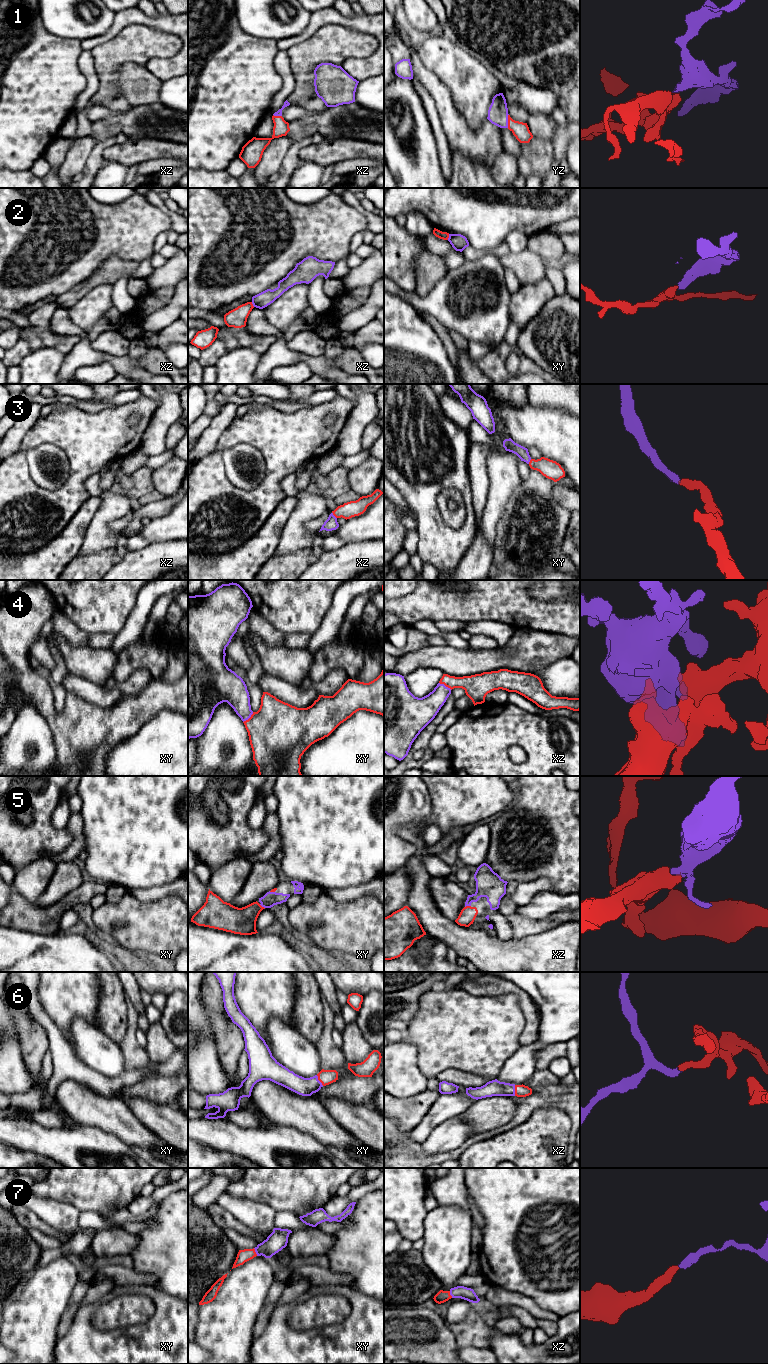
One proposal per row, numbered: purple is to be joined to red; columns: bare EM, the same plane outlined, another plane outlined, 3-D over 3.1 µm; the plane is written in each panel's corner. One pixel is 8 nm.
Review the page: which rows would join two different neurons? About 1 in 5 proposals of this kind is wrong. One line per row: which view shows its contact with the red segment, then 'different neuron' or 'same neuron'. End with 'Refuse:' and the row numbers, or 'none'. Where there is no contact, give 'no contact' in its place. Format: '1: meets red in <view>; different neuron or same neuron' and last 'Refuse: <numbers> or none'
1: meets red in yz; same neuron
2: meets red in xy; different neuron
3: meets red in xz; same neuron
4: meets red in xy; same neuron
5: meets red in xz; same neuron
6: meets red in xy; same neuron
7: meets red in xy; same neuron
Refuse: 2

